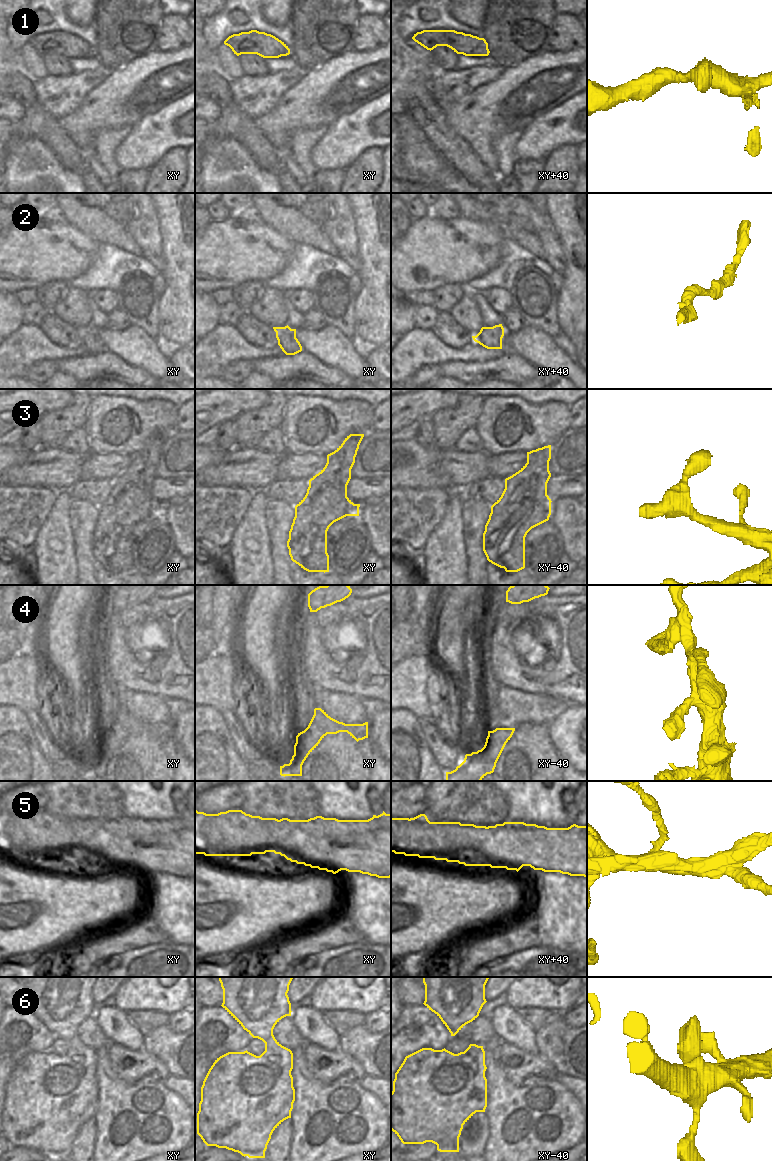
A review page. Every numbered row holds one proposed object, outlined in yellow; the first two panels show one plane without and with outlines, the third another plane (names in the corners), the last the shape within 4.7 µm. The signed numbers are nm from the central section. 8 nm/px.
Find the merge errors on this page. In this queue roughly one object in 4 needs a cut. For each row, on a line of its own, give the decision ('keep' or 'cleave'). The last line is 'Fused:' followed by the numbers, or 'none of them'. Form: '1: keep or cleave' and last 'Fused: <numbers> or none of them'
1: keep
2: keep
3: keep
4: keep
5: cleave
6: keep
Fused: 5

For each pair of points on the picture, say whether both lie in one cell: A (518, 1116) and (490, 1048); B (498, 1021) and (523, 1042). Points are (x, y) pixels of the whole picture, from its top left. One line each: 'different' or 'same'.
A: same
B: same

